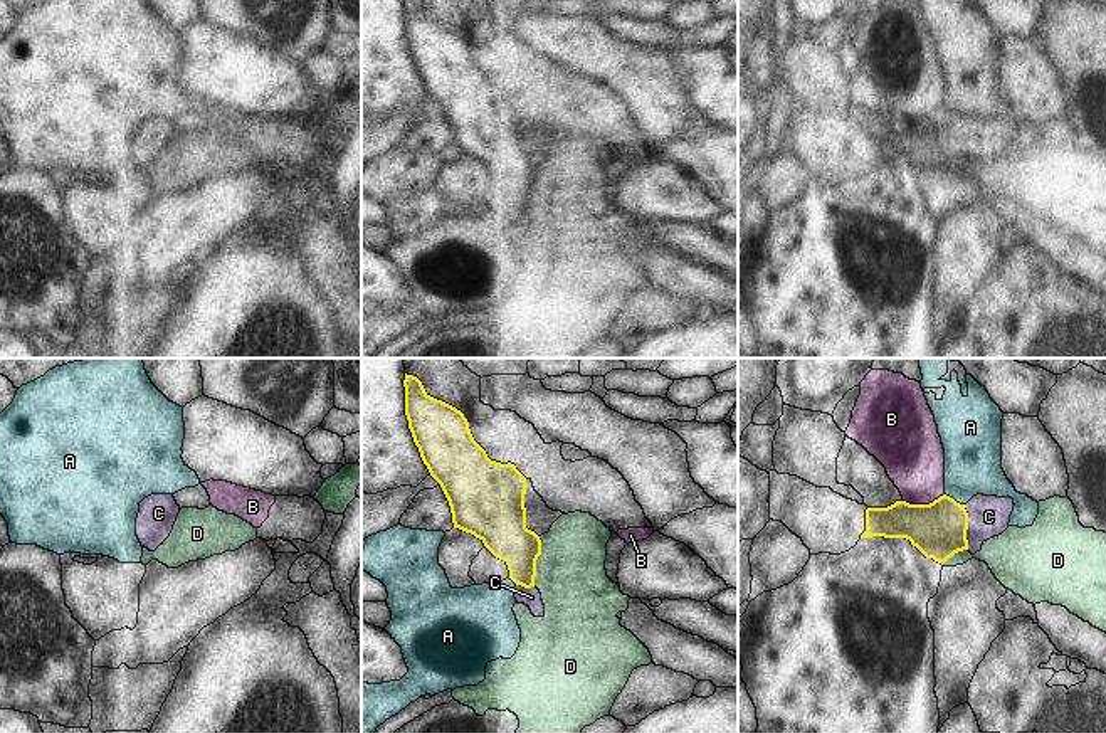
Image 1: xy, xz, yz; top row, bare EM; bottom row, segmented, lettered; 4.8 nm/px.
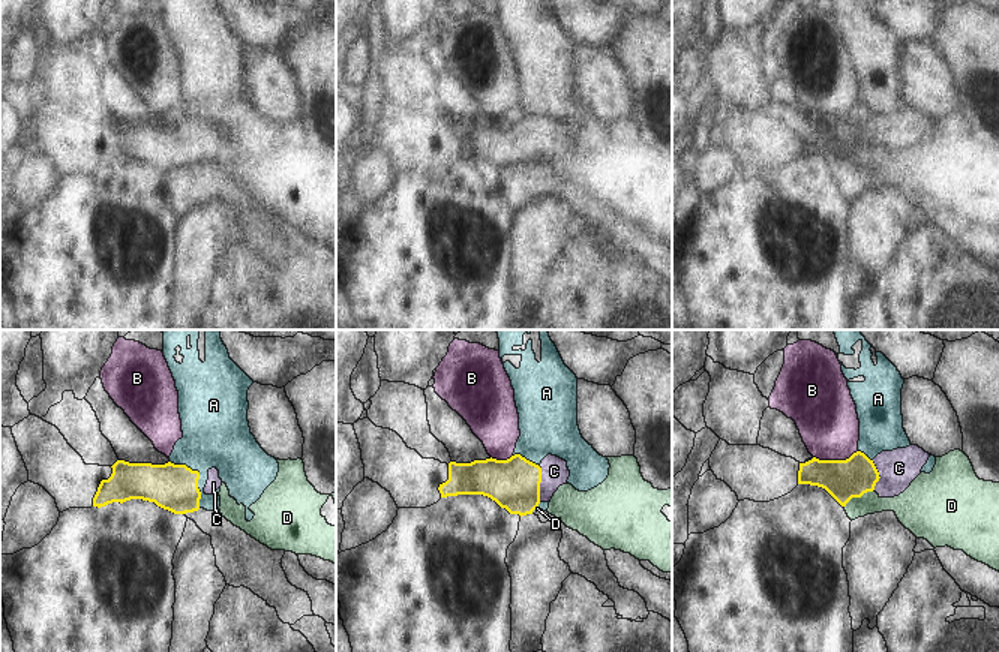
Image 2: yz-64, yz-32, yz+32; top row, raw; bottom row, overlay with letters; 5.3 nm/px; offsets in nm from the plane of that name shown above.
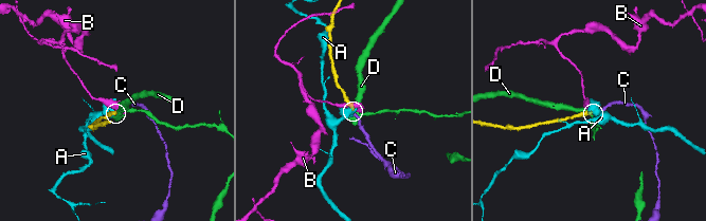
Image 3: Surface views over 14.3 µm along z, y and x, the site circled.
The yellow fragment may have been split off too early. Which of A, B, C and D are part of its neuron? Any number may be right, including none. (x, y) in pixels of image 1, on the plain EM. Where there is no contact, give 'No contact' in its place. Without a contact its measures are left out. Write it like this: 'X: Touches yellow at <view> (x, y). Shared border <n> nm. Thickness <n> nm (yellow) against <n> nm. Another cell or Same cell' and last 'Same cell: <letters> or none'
A: Touches yellow at yz (953, 123). Shared border 110 nm. Thickness 280 nm (yellow) against 280 nm. Another cell
B: Touches yellow at yz (923, 128). Shared border 200 nm. Thickness 280 nm (yellow) against 300 nm. Another cell
C: Touches yellow at yz (967, 150). Shared border 220 nm. Thickness 280 nm (yellow) against 200 nm. Same cell
D: Touches yellow at xz (535, 185). Shared border 240 nm. Thickness 240 nm (yellow) against 340 nm. Another cell
Same cell: C

